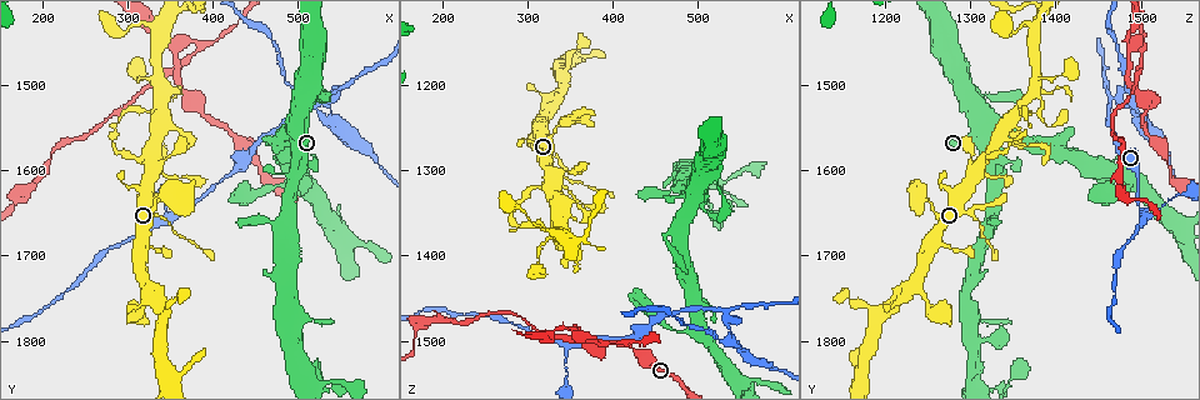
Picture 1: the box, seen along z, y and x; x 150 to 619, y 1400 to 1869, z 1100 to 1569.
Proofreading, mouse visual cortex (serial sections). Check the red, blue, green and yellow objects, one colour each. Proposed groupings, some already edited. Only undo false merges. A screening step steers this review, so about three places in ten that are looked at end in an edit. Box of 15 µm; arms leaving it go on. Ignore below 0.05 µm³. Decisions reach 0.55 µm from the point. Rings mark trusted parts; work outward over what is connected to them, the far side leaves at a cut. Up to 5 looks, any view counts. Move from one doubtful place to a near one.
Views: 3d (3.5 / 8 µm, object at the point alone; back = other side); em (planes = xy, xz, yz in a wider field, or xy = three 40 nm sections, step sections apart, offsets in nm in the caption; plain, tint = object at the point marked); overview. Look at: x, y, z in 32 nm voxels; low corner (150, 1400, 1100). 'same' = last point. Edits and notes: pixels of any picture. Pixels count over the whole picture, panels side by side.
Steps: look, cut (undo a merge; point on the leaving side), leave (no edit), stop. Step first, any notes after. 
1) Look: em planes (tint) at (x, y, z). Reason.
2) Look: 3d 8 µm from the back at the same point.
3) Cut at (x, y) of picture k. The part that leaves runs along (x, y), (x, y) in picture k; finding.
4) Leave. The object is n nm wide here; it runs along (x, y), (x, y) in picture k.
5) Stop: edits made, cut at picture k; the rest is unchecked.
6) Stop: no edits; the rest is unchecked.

Look: em xy step 3 (tint) at (535, 1515, 1465). Sharp bend.

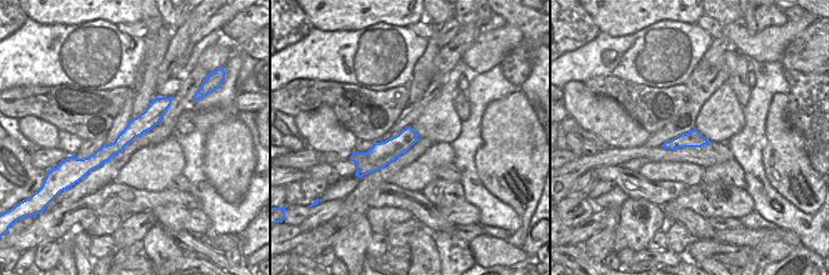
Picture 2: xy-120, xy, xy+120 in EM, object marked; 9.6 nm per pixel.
Look: 3d 3.5 µm at the same point.

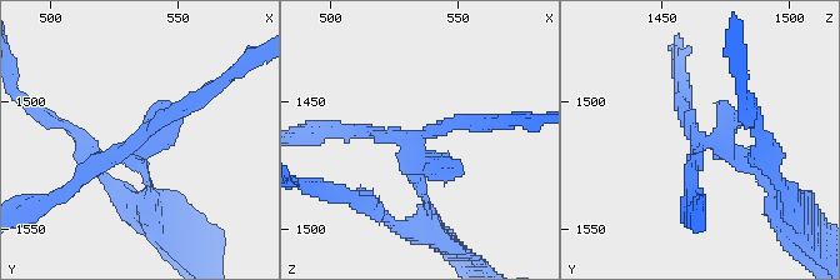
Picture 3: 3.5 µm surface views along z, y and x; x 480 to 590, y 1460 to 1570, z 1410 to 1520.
Cut at (441, 171) of picture 3. The part that leaves runs along (411, 148), (430, 230) in picture 3; two cells meet here.

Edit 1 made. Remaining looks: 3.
Look: 3d 8 µm at (380, 1525, 1505). Branch point.

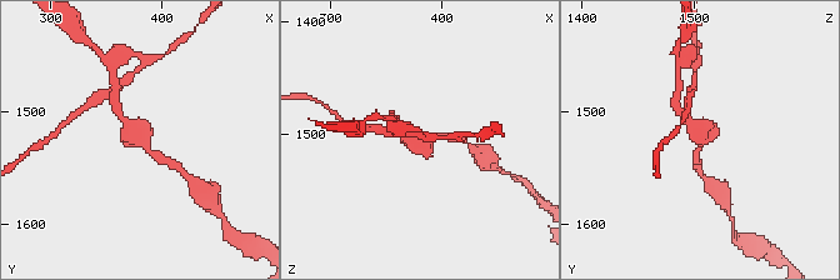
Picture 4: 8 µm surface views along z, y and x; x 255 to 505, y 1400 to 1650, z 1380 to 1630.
Look: em planes (tint) at (378, 1524, 1506). Need the tissue.

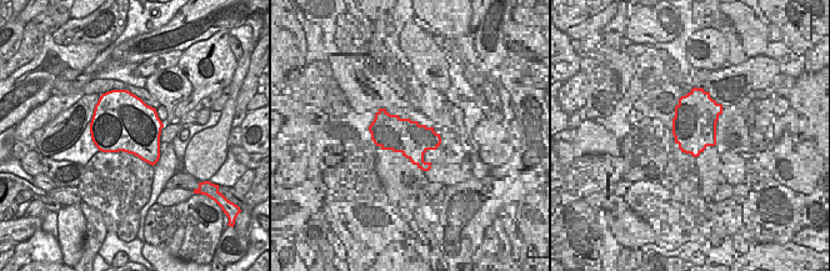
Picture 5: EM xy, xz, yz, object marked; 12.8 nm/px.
Leave. It runs along (165, 161), (128, 130), (118, 113) in picture 4; all the same cell.

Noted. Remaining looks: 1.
Stop: edits made, cut at picture 3; the rest is unchecked.

